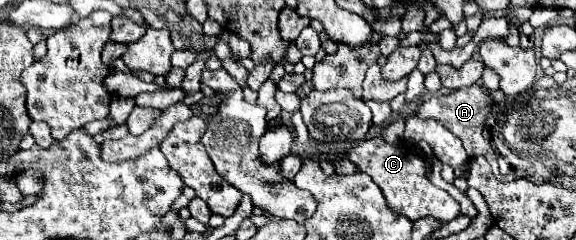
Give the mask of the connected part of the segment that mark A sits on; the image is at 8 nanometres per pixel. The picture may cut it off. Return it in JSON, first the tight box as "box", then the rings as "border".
{"box":[419,86,507,180],"border":[[[471,86],[471,88],[457,88],[457,90],[451,90],[449,94],[439,94],[439,96],[433,96],[429,100],[425,100],[419,108],[419,116],[421,118],[435,118],[439,120],[453,136],[457,136],[461,142],[463,142],[463,148],[465,152],[473,158],[473,156],[485,156],[487,162],[493,166],[495,170],[495,176],[499,180],[507,180],[507,178],[501,178],[501,174],[497,172],[497,158],[495,158],[495,152],[491,148],[491,144],[483,138],[483,124],[487,120],[487,92],[485,88],[481,86]]]}

